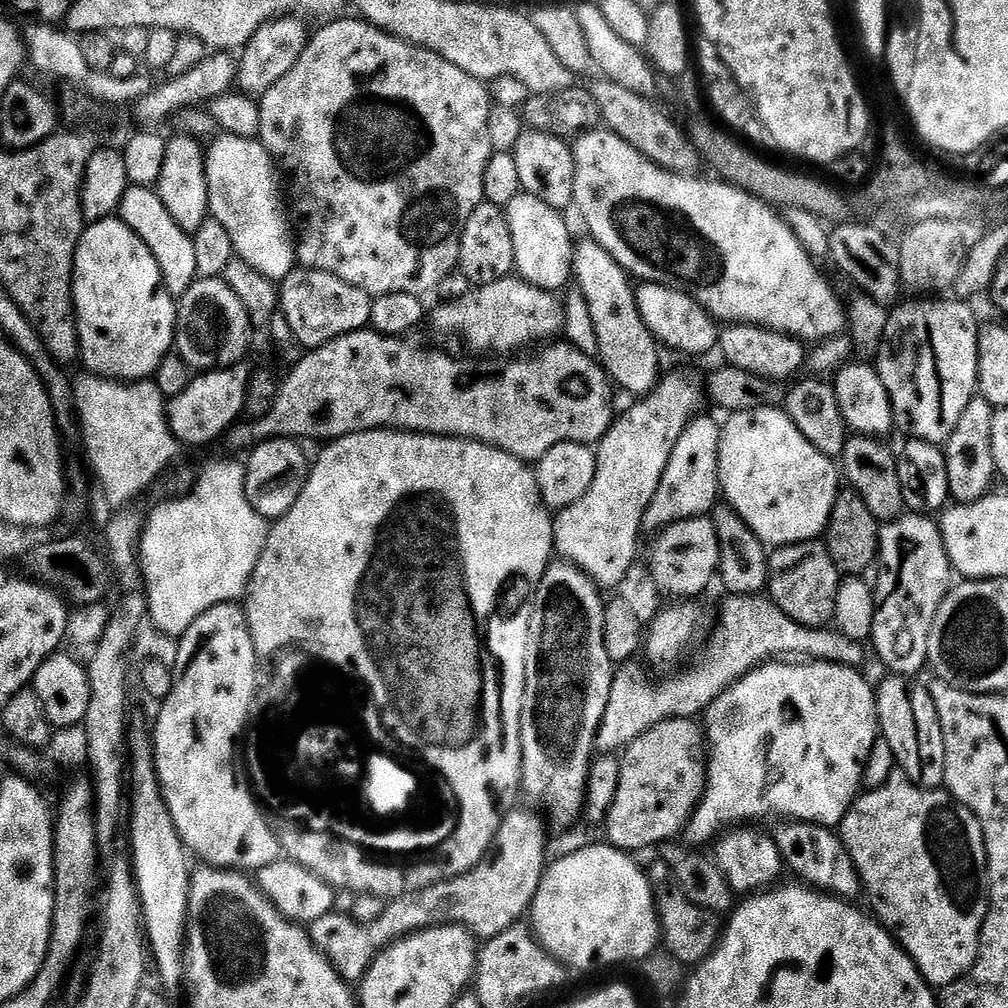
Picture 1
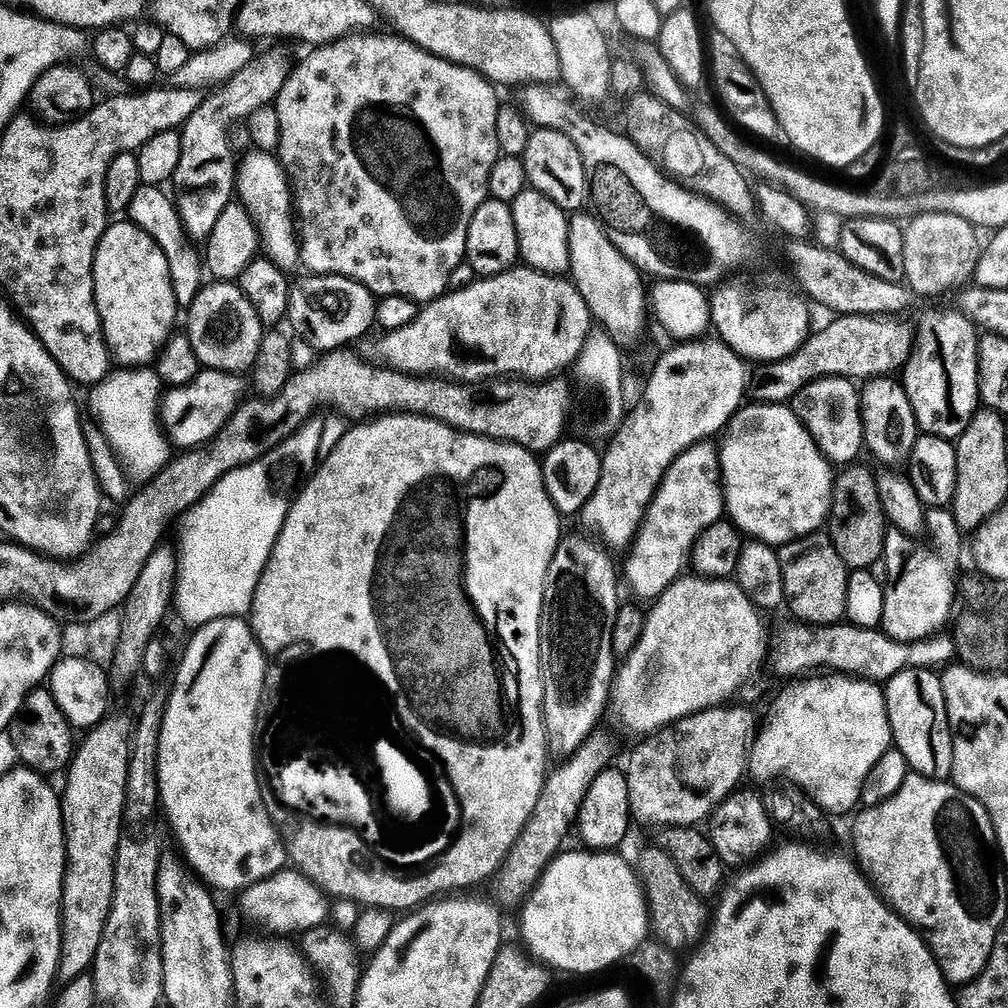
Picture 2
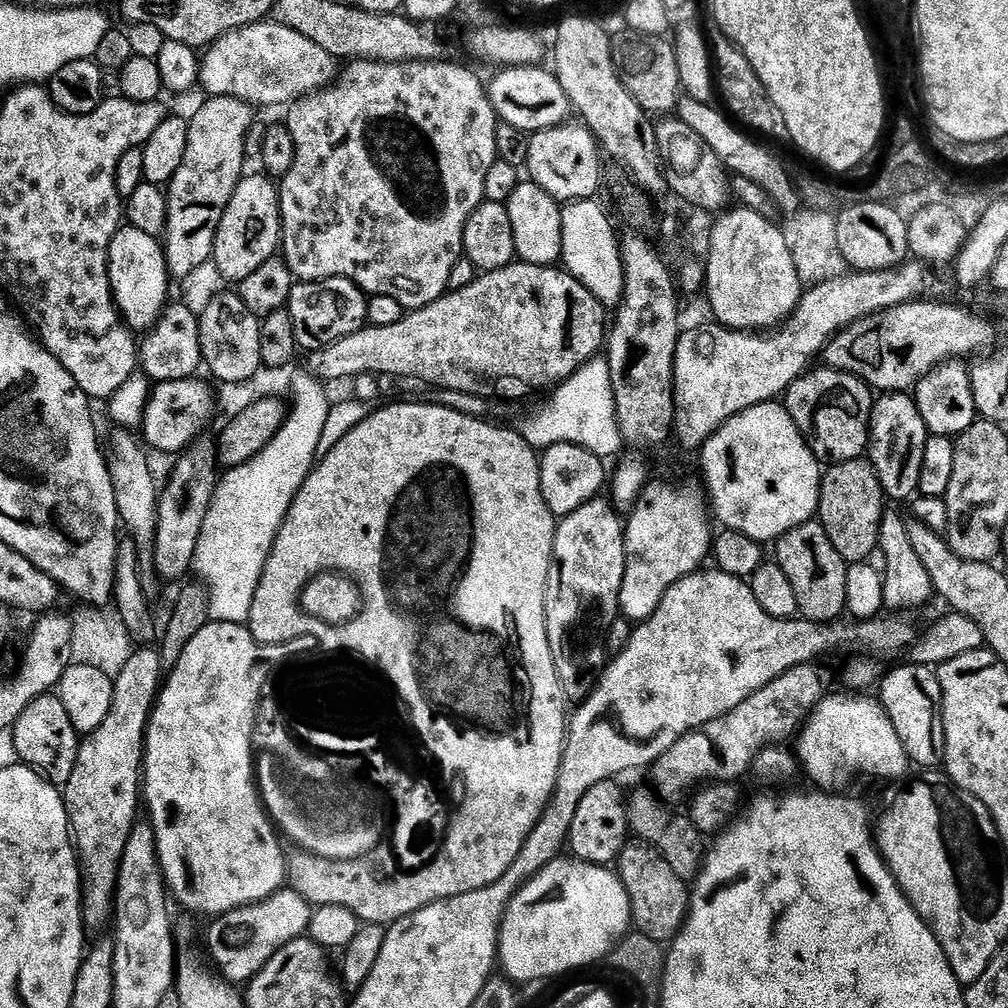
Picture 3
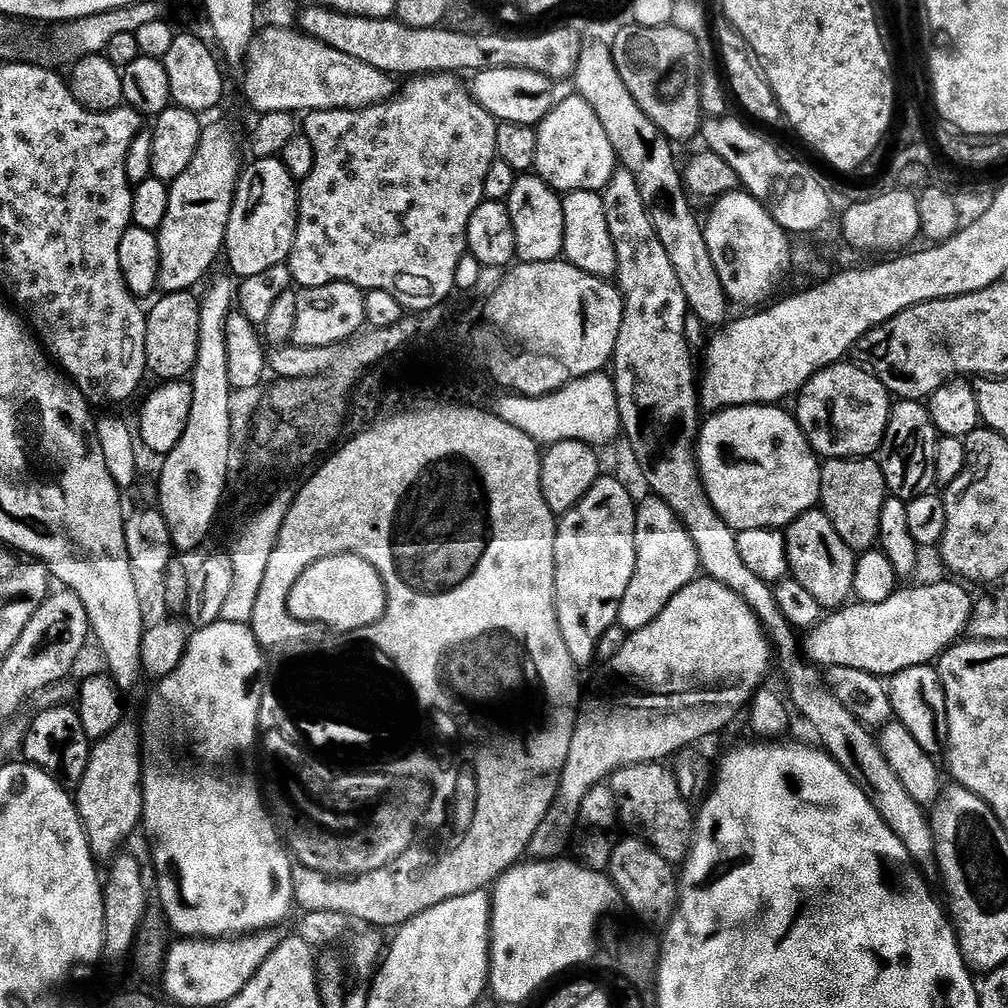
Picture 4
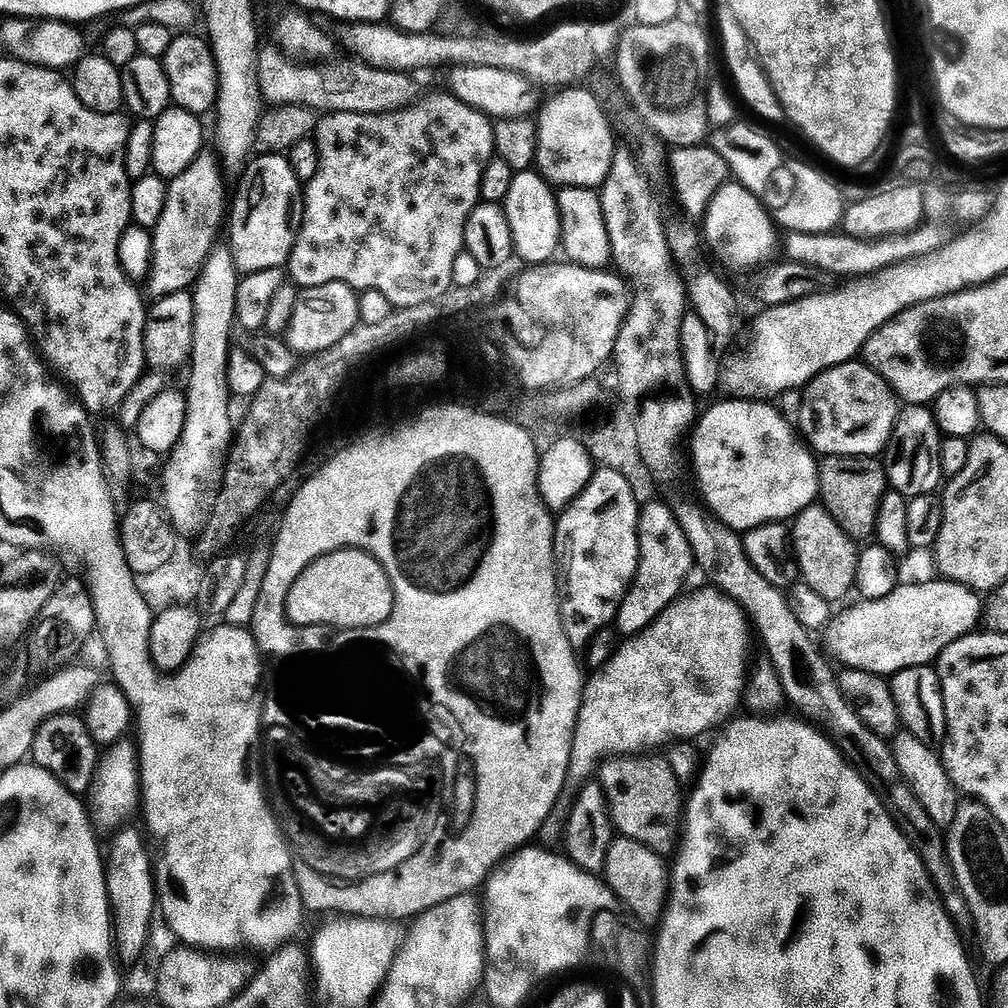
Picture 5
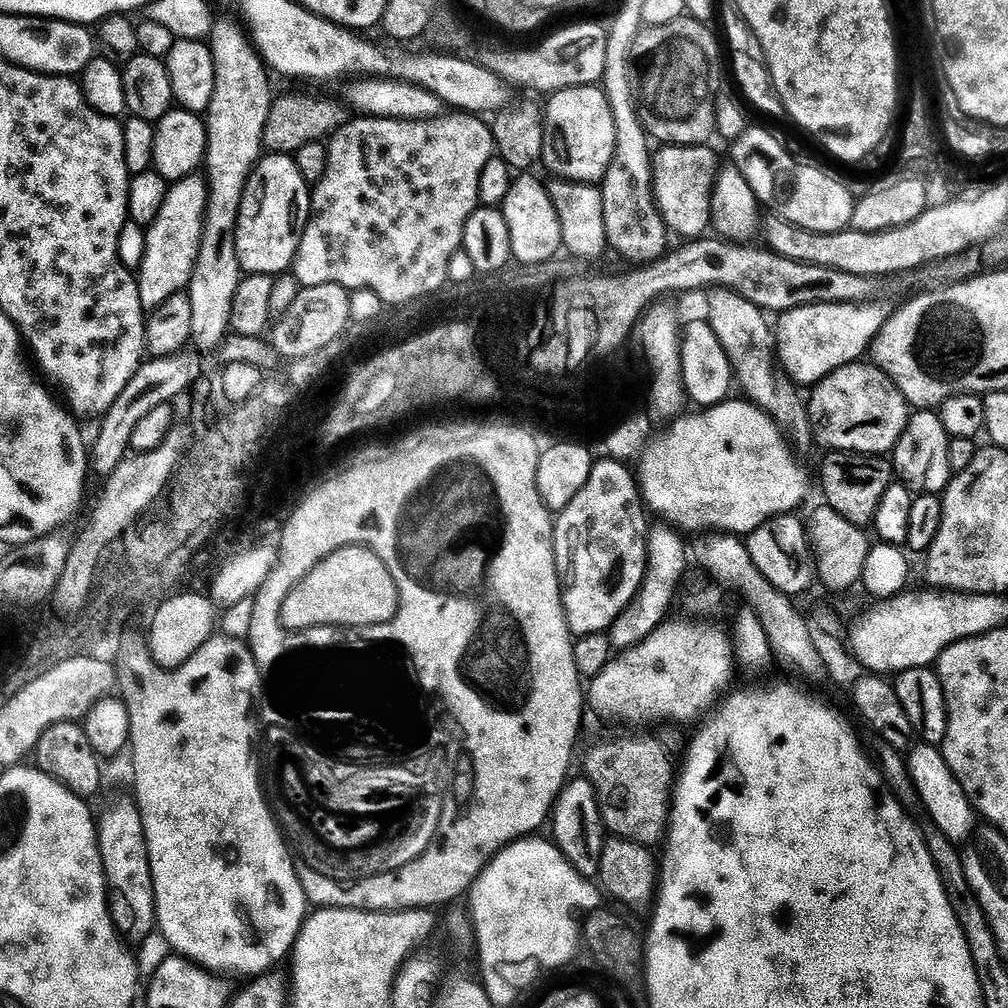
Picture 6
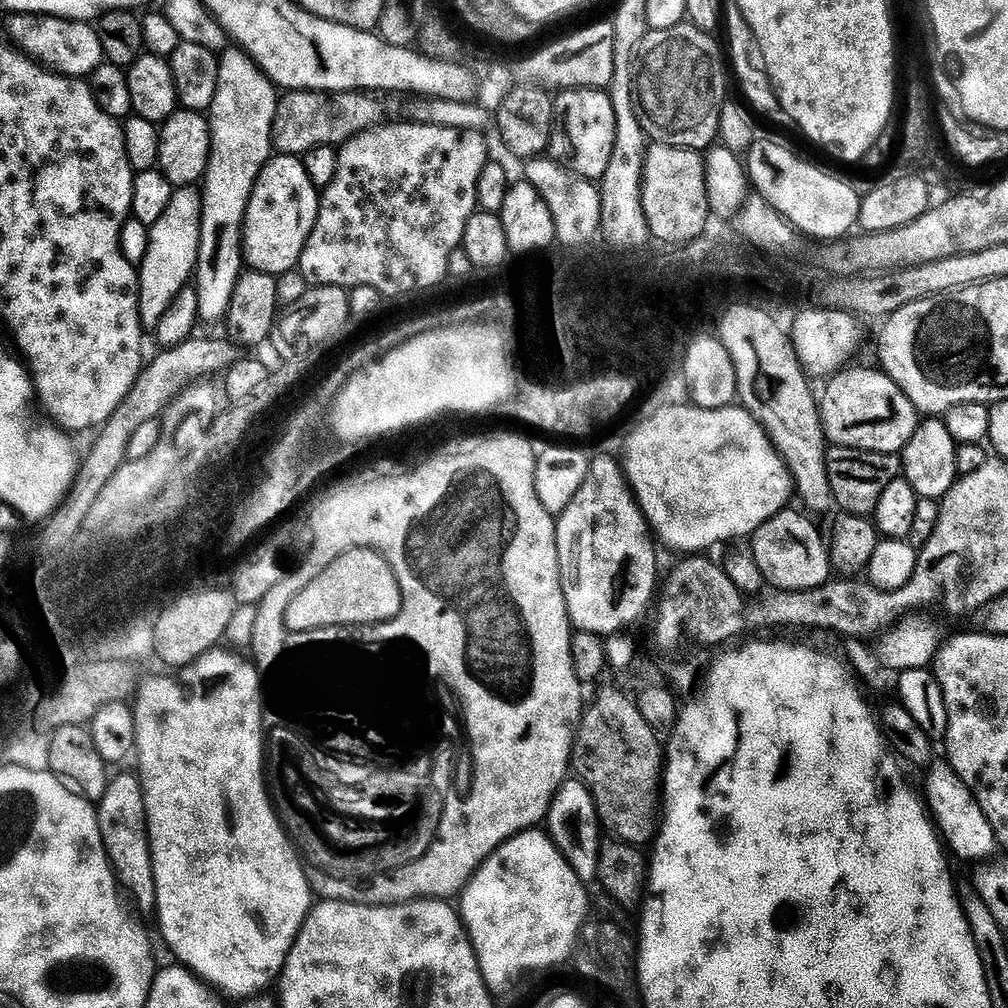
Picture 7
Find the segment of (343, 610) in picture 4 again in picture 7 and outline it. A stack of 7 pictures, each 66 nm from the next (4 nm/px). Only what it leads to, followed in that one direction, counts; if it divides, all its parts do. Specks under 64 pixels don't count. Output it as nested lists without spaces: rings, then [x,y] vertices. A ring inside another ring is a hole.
[[[355,548],[334,561],[308,587],[304,587],[288,606],[285,626],[295,633],[330,625],[360,625],[384,623],[401,612],[401,590],[397,578],[385,559],[371,554],[368,548]]]

